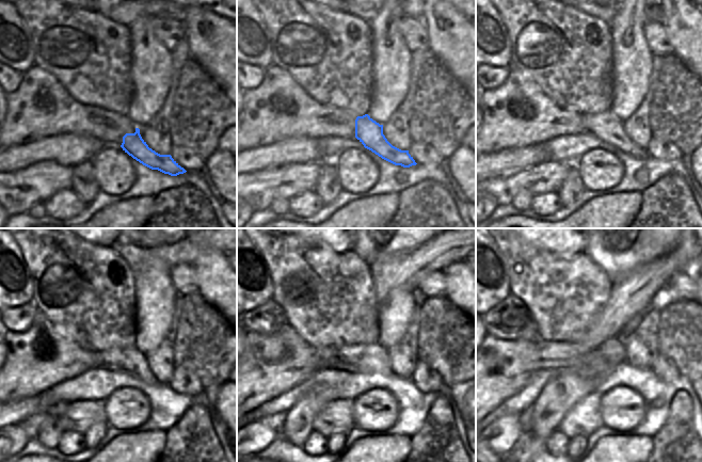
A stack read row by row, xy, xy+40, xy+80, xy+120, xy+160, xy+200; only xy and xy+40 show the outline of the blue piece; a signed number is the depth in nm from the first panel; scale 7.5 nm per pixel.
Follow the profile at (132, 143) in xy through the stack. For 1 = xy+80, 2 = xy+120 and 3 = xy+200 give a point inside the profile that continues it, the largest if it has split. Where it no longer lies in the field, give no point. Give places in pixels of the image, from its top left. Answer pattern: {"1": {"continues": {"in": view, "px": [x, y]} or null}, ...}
{"1": {"continues": {"in": "xy+80", "px": [606, 126]}}, "2": {"continues": {"in": "xy+120", "px": [130, 361]}}, "3": {"continues": {"in": "xy+200", "px": [545, 355]}}}

